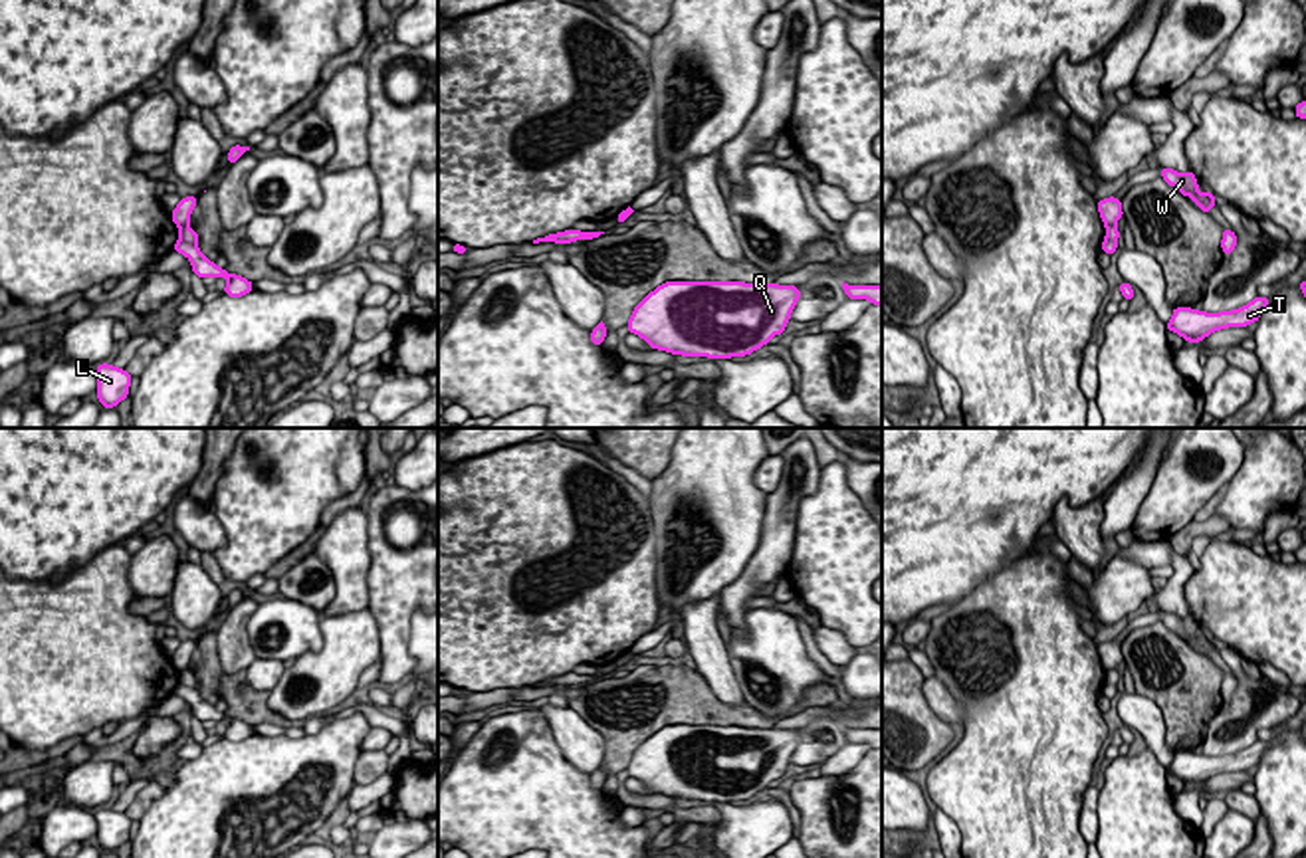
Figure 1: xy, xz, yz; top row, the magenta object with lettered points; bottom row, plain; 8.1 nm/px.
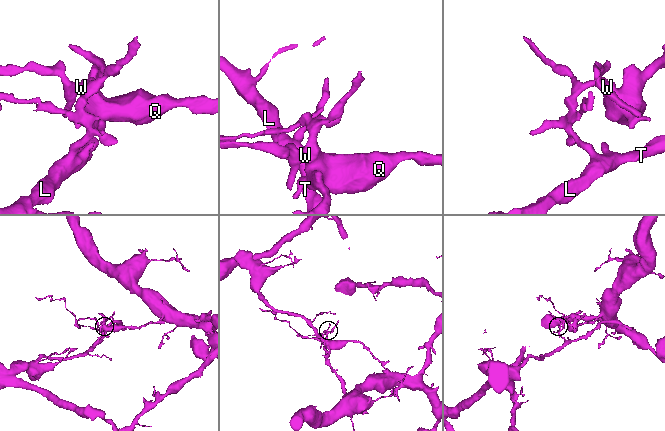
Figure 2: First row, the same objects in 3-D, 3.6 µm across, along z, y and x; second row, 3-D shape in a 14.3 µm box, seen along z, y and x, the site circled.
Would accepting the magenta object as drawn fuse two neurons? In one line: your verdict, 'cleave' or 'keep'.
cleave

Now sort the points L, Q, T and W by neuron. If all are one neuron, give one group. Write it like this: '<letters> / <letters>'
L T / Q W

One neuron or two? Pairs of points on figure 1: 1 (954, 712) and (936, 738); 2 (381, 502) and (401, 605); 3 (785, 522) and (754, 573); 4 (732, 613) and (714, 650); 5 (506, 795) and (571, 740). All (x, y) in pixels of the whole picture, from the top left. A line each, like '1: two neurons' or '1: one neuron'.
1: two neurons
2: one neuron
3: one neuron
4: two neurons
5: two neurons

